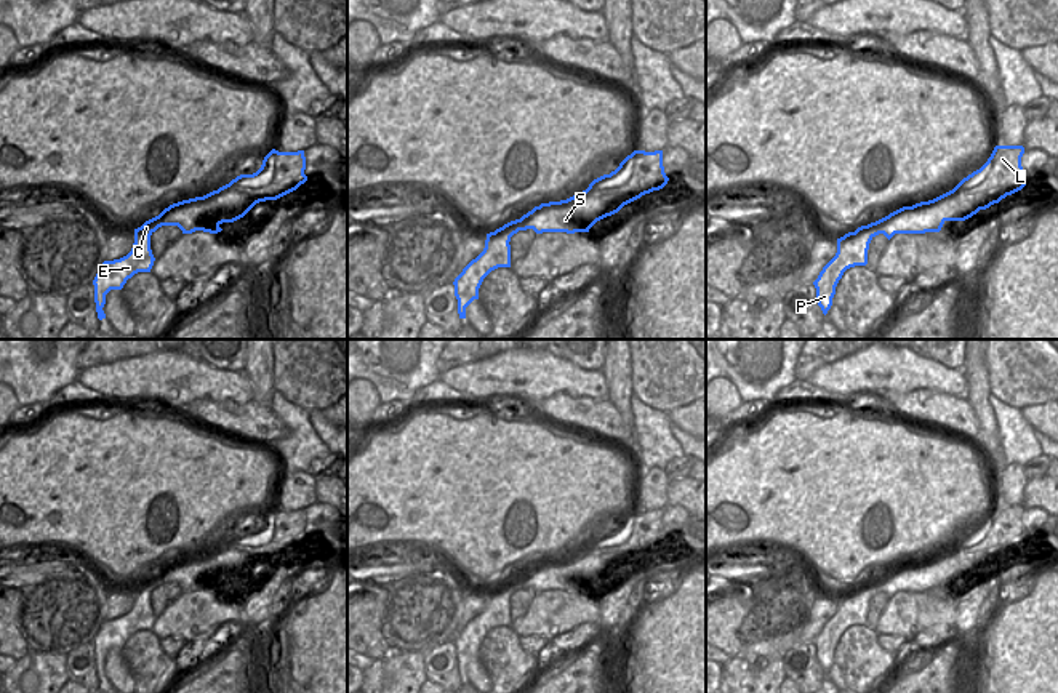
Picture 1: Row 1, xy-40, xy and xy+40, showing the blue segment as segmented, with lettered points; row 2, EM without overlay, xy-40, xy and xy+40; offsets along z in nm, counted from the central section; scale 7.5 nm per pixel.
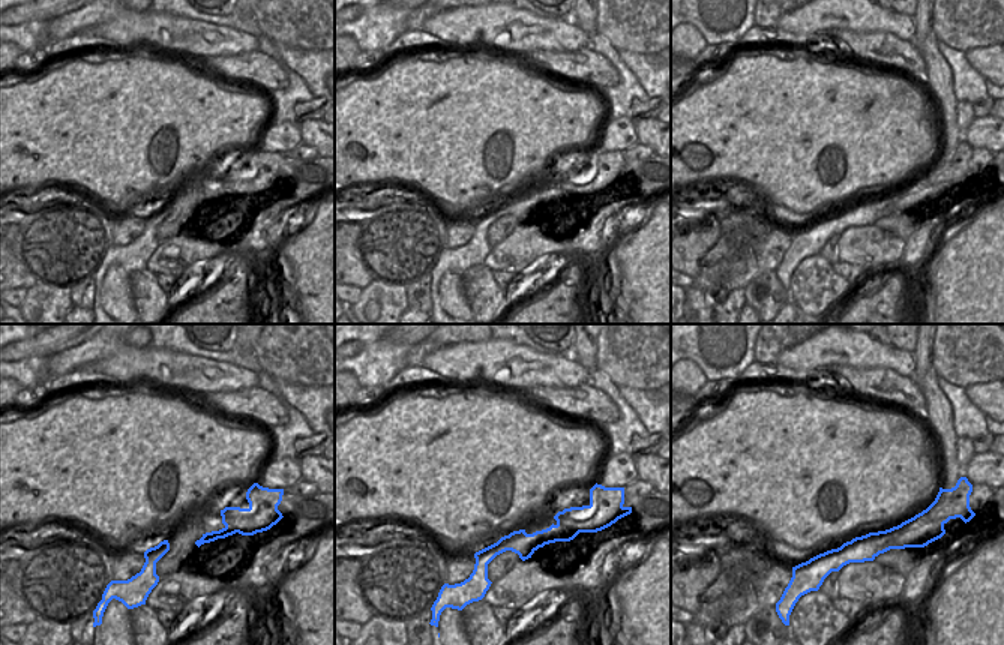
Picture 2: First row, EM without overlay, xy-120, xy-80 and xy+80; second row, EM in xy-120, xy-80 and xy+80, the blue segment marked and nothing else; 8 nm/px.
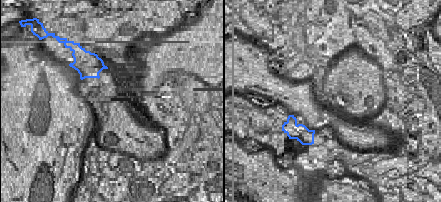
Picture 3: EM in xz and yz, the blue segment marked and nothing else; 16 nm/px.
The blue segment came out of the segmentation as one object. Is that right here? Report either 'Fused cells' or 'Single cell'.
Fused cells.

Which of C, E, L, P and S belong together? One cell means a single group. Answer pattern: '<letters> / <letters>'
C E P S / L

